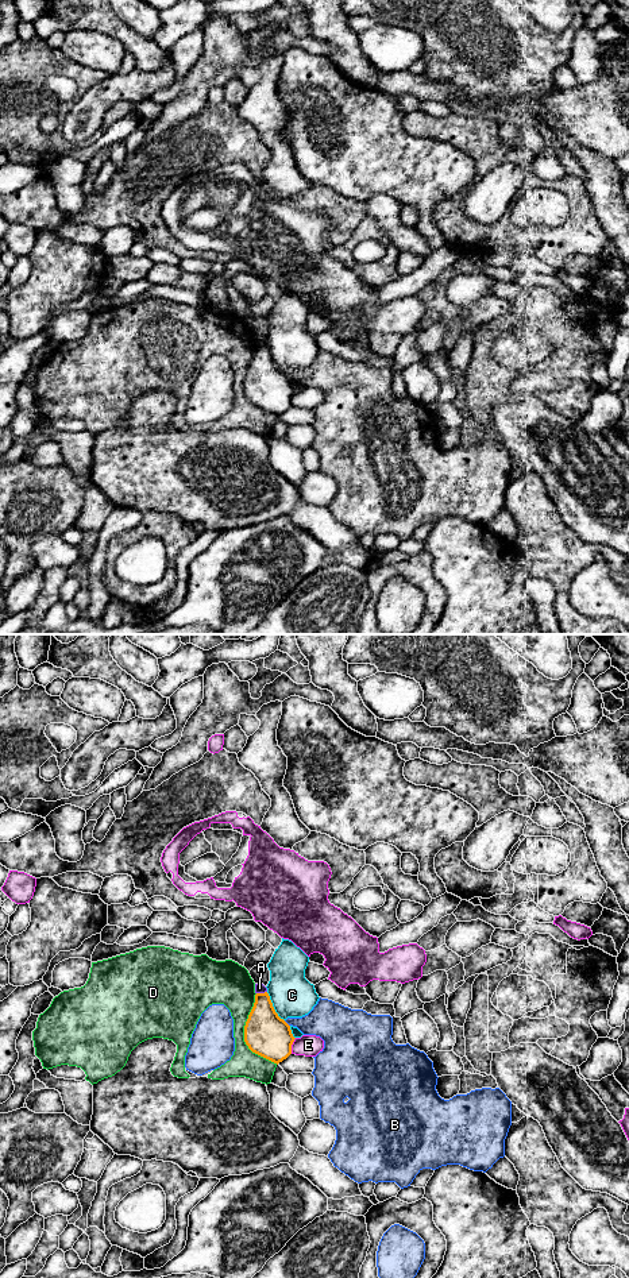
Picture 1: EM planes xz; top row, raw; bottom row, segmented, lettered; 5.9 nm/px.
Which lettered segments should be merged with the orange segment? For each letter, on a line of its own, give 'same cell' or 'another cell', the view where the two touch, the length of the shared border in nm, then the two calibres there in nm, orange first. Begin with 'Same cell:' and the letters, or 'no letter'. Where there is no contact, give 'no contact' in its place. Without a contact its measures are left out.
Same cell: no letter
A: another cell; meets orange in xz; contact 70 nm long; 260 nm thick on the orange side, 60 nm on the other
B: another cell; meets orange in xz; contact 50 nm long; 260 nm thick on the orange side, 220 nm on the other
C: another cell; meets orange in xz; contact 200 nm long; 260 nm thick on the orange side, 260 nm on the other
D: another cell; meets orange in xz; contact 440 nm long; 260 nm thick on the orange side, 200 nm on the other
E: another cell; meets orange in xz; contact 100 nm long; 260 nm thick on the orange side, 130 nm on the other

